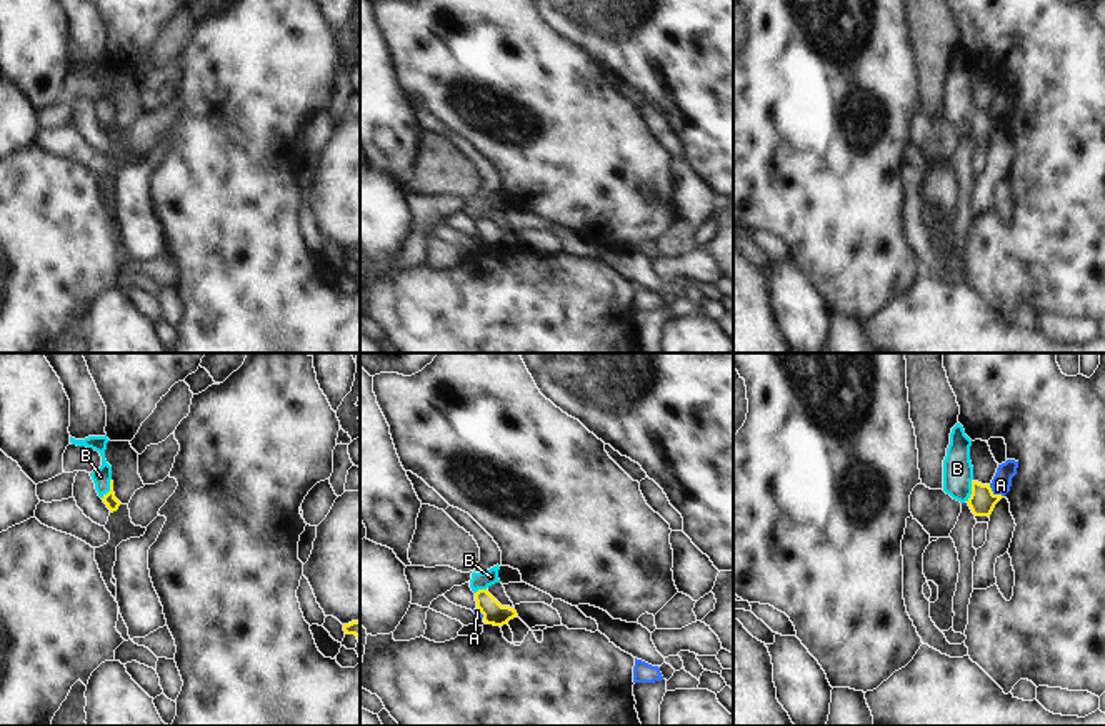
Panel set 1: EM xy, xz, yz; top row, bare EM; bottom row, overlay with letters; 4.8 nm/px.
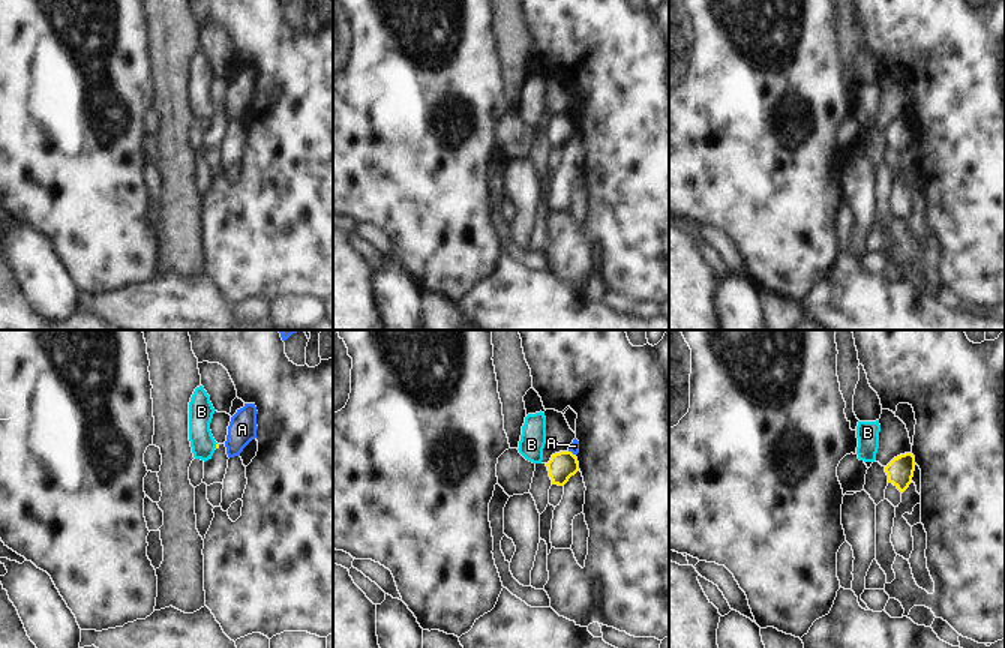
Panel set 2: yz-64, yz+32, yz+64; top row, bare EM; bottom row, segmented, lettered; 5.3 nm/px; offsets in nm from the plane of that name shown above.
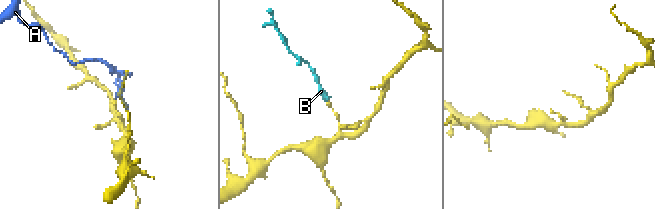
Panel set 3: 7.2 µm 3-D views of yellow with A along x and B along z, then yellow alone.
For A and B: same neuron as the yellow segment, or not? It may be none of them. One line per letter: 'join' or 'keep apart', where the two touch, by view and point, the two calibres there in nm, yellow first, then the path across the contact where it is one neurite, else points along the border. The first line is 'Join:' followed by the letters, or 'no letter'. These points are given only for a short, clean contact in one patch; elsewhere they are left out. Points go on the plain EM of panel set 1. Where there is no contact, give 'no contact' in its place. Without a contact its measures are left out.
Join: B
A: keep apart; meets yellow in yz at (995, 122); 130 nm thick on the yellow side, 100 nm on the other; border along yz (989, 112), (1002, 124)
B: join; meets yellow in yz at (972, 117); 130 nm thick on the yellow side, 140 nm on the other; runs through yz (982, 127), (972, 117), (959, 104), (957, 95)

